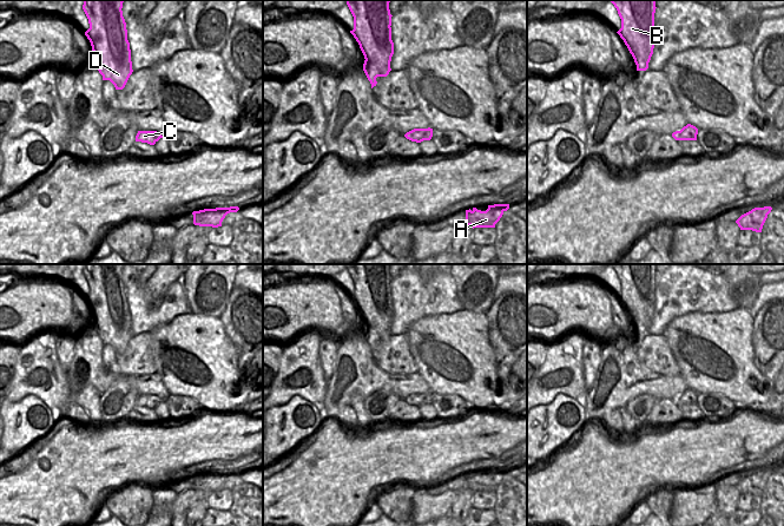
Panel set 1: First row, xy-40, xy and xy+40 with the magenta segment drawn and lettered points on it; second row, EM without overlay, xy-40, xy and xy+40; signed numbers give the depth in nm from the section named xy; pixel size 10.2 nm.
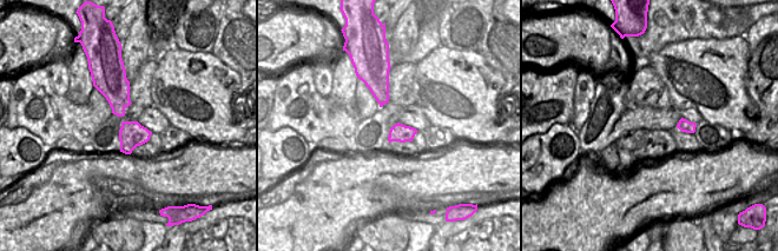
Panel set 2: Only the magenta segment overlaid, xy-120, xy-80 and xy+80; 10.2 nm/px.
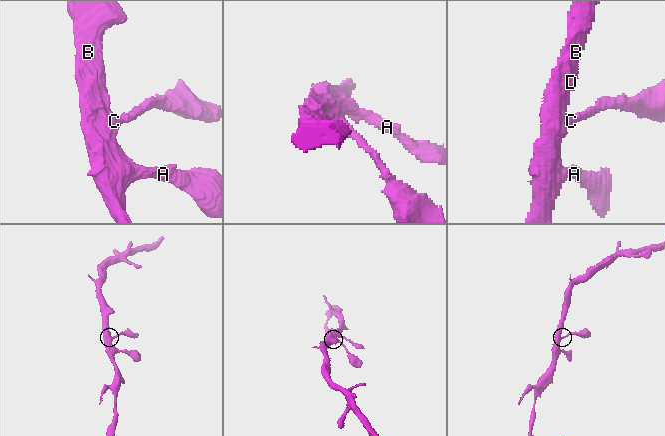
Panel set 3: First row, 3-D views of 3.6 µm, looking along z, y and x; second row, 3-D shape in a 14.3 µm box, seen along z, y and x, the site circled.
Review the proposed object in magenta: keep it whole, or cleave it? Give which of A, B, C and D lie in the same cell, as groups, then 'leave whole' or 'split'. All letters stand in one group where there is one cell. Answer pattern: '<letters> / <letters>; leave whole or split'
A B C D; leave whole

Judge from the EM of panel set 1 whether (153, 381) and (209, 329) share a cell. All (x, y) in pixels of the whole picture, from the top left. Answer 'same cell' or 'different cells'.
different cells

